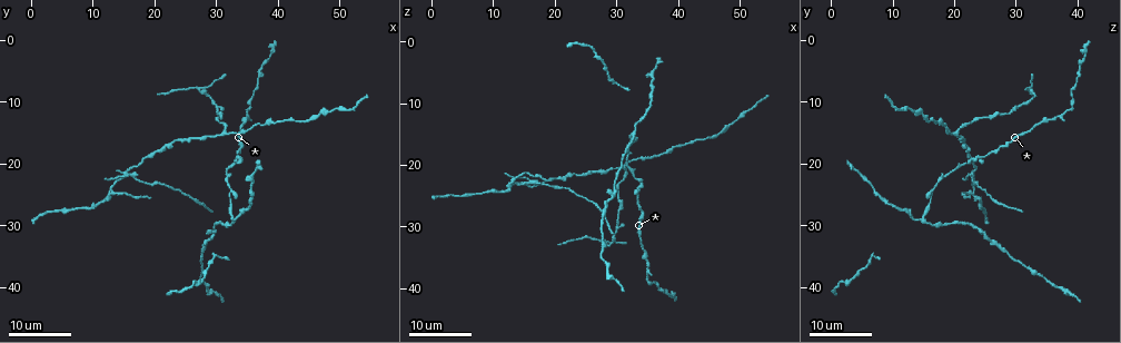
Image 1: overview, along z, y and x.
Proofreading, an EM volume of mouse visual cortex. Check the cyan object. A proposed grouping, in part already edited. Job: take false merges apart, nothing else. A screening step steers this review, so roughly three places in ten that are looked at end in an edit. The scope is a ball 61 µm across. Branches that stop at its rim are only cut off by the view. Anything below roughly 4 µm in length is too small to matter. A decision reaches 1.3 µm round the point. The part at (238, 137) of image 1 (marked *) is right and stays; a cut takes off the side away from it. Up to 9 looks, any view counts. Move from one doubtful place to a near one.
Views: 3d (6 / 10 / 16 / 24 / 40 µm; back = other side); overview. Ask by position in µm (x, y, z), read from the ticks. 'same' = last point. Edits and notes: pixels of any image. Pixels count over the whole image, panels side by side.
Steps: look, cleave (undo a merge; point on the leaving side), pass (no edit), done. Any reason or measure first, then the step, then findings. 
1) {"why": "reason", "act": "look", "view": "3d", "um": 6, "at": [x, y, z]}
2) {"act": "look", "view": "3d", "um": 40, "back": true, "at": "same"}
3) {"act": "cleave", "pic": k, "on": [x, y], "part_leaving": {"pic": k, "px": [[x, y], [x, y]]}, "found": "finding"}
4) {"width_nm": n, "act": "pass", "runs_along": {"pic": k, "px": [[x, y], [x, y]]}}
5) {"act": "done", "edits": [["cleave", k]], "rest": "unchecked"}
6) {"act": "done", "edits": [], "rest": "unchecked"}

{"why": "three arms meet", "act": "look", "view": "3d", "um": 16, "at": [32.5, 29.0, 14.5]}

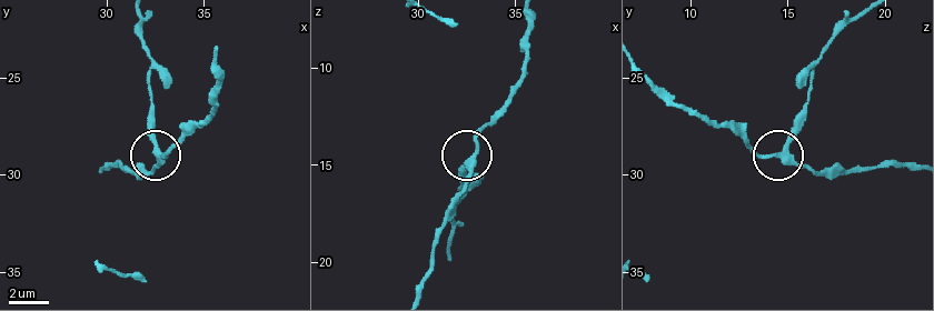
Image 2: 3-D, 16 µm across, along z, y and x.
{"act": "look", "view": "3d", "um": 10, "at": [32.8, 29.0, 14.5]}

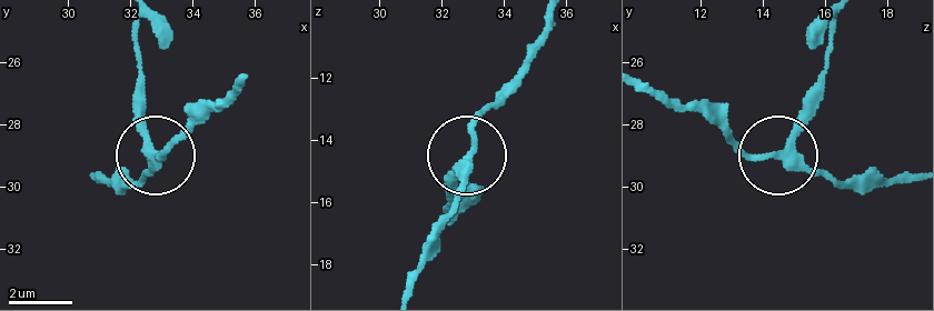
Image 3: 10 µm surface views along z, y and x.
{"side_arm_um": 26, "act": "pass", "runs_along": {"pic": 3, "px": [[138, 18], [141, 137], [162, 152], [194, 121]]}, "found": "one cell here"}

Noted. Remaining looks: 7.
{"why": "two arms in line, one across", "act": "look", "view": "3d", "um": 24, "at": [32.5, 24.0, 16.5]}

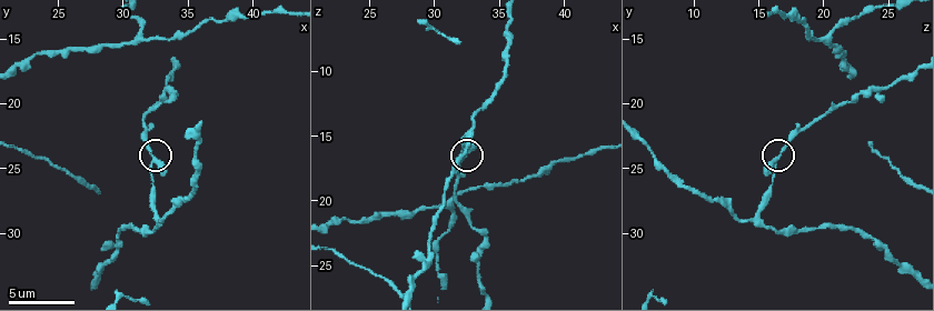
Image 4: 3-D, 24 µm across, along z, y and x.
{"why": "closer look", "act": "look", "view": "3d", "um": 6, "at": [32.2, 23.6, 16.8]}

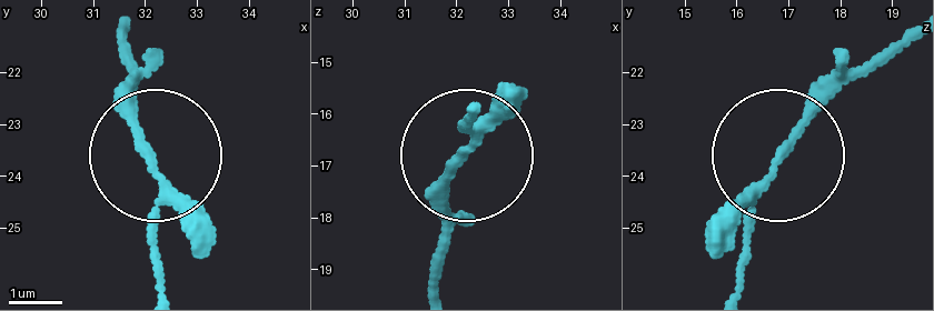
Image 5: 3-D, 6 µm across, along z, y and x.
{"width_nm": 150, "act": "pass", "runs_along": {"pic": 5, "px": [[910, 33], [790, 139], [754, 206], [736, 286]]}, "found": "one cell here"}

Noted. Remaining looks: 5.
{"why": "two arms in line, one across", "act": "look", "view": "3d", "um": 10, "at": [31.0, 15.0, 20.0]}

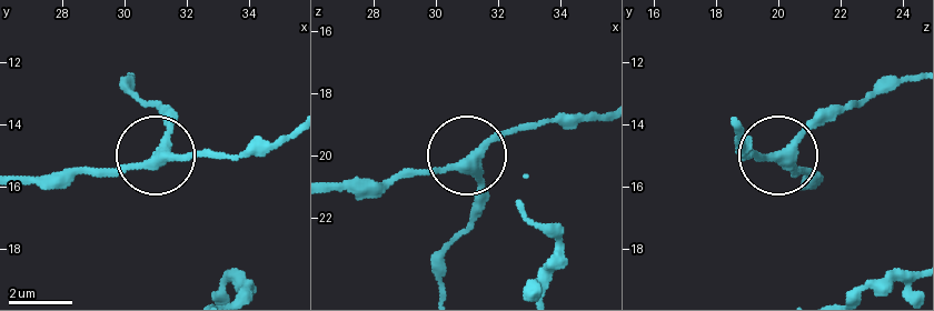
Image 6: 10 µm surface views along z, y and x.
{"act": "look", "view": "3d", "um": 10, "back": true, "at": [31.2, 15.1, 20.0]}

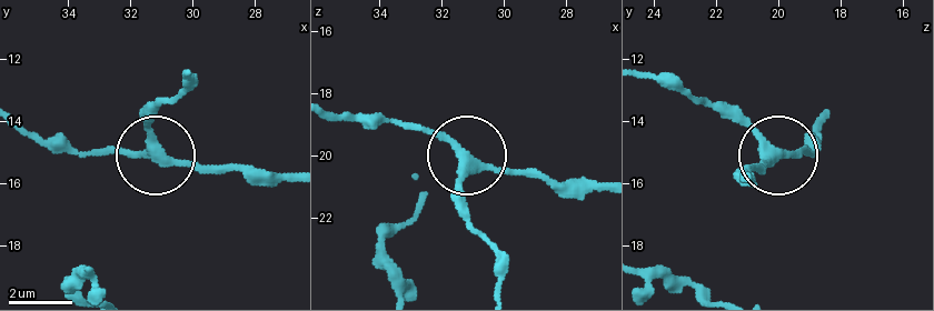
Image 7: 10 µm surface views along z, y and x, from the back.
{"width_nm": 300, "act": "pass", "found": "continuous, no second cell"}

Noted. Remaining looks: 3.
{"why": "branch point", "act": "look", "view": "3d", "um": 24, "at": [30.0, 11.0, 30.0]}

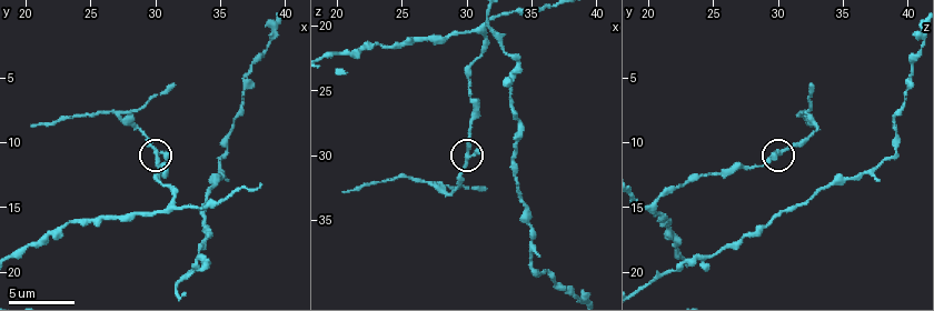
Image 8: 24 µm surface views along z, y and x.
{"why": "closer look", "act": "look", "view": "3d", "um": 10, "at": [29.8, 10.8, 30.0]}

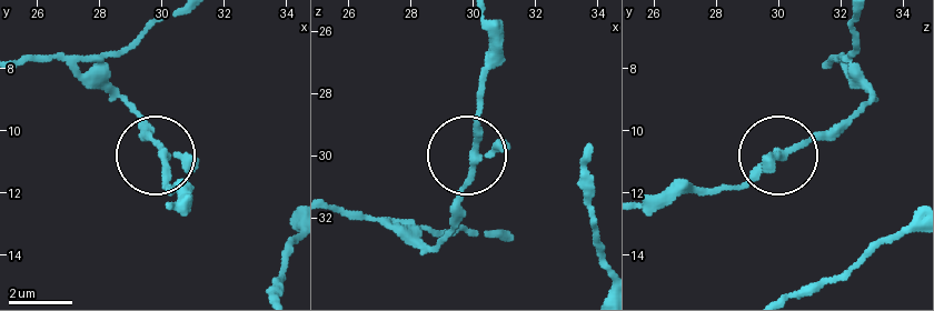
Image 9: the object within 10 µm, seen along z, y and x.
{"side_arm_um": 14, "act": "pass", "found": "continuous, no second cell"}

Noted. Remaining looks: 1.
{"act": "done", "edits": [], "rest": "unchecked"}

